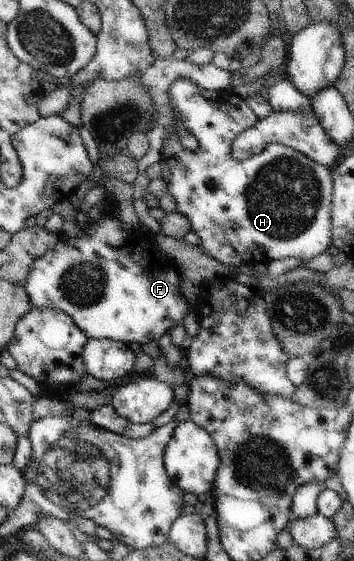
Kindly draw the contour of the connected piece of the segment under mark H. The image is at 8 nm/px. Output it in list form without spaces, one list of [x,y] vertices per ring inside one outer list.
[[[179,78],[169,88],[168,104],[175,119],[195,138],[197,147],[185,149],[176,134],[165,137],[162,158],[167,159],[171,170],[167,192],[176,199],[178,212],[190,219],[191,231],[202,240],[198,246],[202,255],[208,255],[218,263],[247,269],[288,258],[309,262],[327,253],[332,244],[330,199],[333,197],[333,172],[327,166],[281,144],[266,147],[262,154],[243,162],[233,159],[231,146],[234,139],[254,127],[259,118],[244,98],[235,95],[232,87],[219,91],[206,90],[190,79]]]

